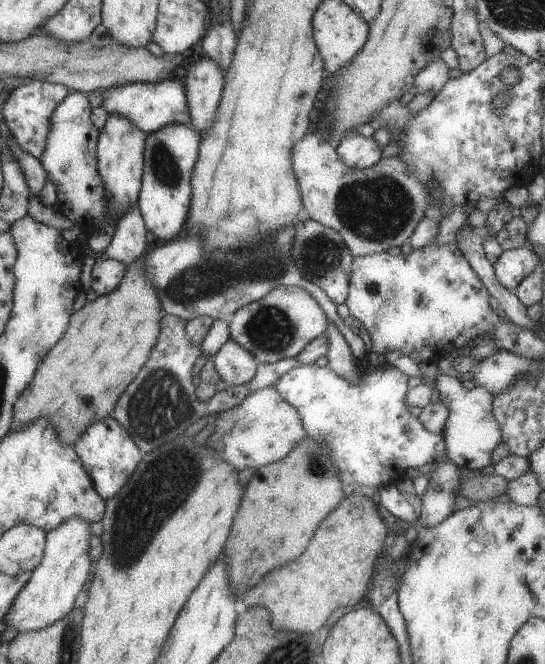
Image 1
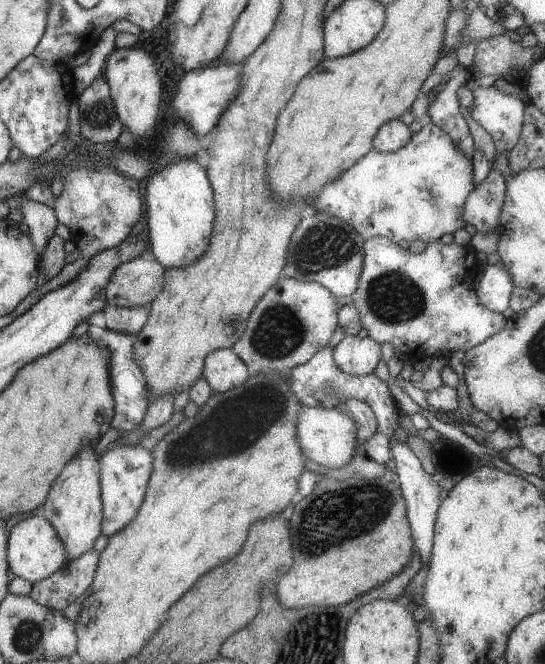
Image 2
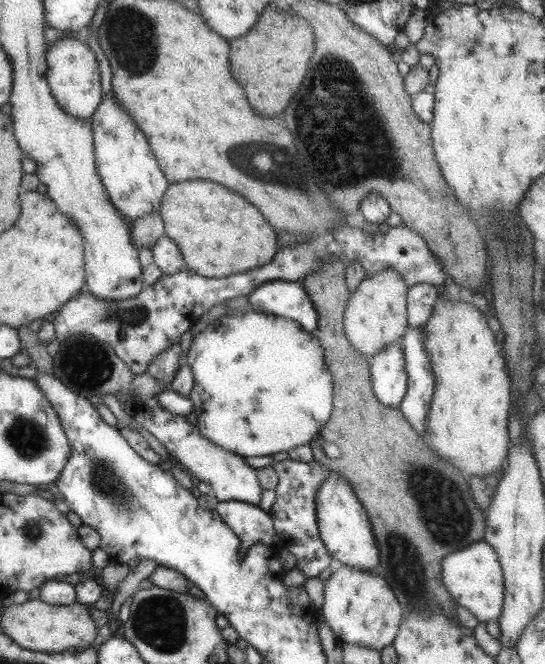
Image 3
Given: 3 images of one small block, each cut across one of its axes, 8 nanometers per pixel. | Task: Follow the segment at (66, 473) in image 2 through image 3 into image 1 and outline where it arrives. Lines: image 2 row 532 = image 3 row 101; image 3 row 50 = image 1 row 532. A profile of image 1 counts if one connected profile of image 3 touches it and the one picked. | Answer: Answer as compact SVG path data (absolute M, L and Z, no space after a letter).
M72 516L63 519L62 523L46 532L41 562L33 568L29 580L19 590L8 611L1 618L6 627L13 626L17 632L39 630L57 622L73 608L73 600L85 584L90 570L88 548L92 535L89 524L82 518Z

